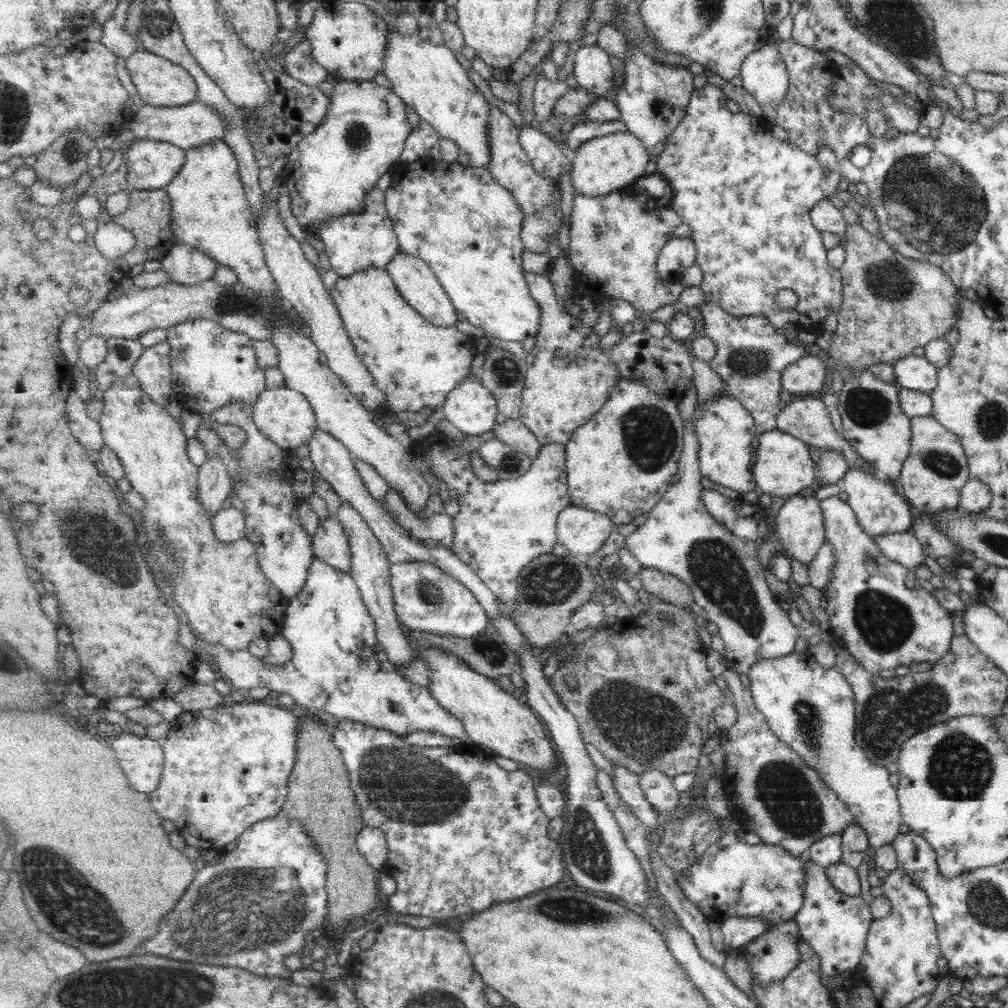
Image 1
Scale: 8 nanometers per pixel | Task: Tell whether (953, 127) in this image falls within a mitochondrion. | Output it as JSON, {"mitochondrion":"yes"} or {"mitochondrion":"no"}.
{"mitochondrion":"no"}

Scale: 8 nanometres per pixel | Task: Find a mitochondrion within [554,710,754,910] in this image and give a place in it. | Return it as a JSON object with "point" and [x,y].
{"point":[587,849]}

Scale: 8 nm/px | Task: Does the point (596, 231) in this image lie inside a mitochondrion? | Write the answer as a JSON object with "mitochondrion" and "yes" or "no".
{"mitochondrion":"yes"}

